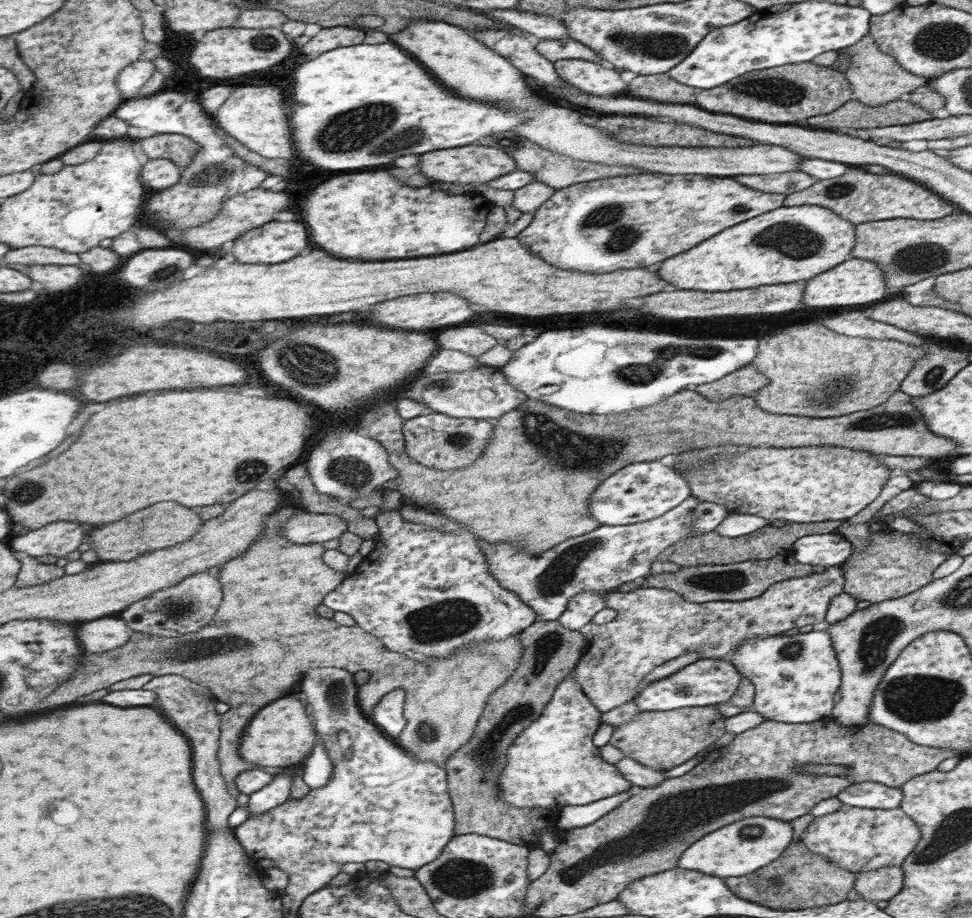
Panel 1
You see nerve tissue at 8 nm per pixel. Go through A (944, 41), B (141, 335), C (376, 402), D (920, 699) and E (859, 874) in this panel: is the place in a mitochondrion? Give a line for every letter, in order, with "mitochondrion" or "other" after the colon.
A: mitochondrion
B: other
C: other
D: mitochondrion
E: other

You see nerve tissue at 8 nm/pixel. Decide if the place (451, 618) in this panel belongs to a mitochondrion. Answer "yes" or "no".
yes

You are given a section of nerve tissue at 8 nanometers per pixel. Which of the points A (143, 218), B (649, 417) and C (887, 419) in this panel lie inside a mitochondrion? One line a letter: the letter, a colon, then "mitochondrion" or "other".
A: other
B: other
C: mitochondrion

